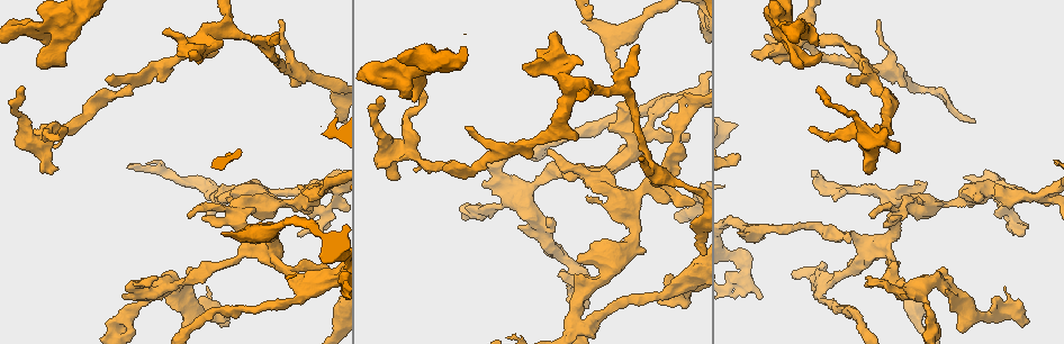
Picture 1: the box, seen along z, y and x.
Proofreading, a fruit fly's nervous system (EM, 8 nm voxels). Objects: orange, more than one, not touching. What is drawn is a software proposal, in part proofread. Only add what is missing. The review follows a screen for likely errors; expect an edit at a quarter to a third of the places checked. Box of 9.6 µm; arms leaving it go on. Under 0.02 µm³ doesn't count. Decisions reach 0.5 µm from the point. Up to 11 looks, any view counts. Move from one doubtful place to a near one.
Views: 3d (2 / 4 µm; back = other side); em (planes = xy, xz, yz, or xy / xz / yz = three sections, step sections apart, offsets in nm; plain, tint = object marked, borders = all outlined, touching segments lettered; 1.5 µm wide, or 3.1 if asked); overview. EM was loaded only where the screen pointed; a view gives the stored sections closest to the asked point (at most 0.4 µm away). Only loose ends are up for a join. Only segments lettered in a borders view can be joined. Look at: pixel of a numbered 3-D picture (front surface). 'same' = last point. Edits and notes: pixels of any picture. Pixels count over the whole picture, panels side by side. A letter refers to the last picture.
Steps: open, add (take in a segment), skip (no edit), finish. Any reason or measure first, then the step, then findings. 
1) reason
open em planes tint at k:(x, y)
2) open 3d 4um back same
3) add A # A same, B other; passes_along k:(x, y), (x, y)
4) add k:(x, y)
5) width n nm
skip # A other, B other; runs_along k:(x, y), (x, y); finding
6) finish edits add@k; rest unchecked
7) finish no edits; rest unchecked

open 3d 2um at 1:(694, 201)

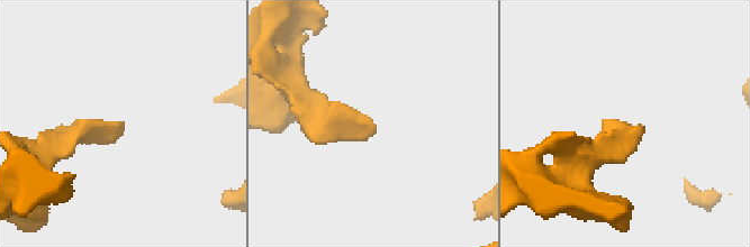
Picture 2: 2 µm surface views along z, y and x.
open em planes borders at 2:(374, 126)

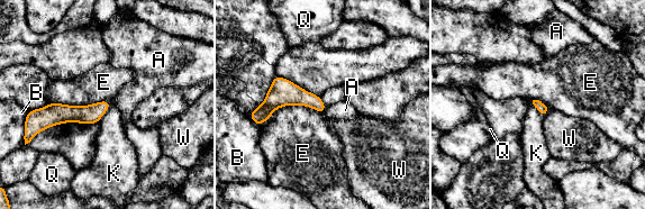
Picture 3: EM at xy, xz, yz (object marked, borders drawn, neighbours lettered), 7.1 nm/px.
skip # A other, B other, E other, K other, Q other, W other; border 3:(111, 103), (97, 123); none of them fits

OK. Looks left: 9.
free end
open 3d 4um at 1:(866, 173)

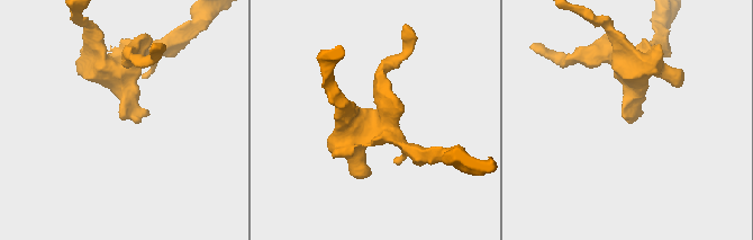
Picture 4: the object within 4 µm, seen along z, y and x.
open em xz step 4 borders at 4:(138, 121)

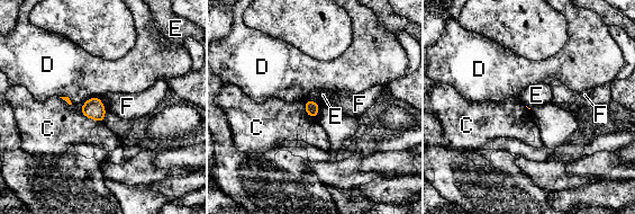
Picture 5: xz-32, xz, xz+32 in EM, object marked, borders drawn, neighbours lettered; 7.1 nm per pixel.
open em planes borders same

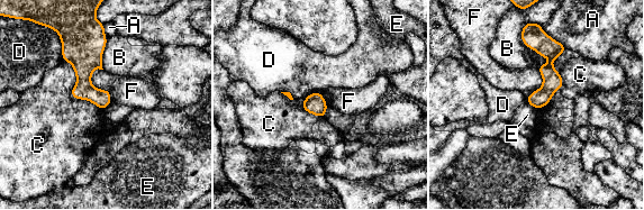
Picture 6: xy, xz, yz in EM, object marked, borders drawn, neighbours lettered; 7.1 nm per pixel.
longest_contact C 480 nm
skip # A other, B other, C other, D other, E other, F other; no lettered segment goes on from it

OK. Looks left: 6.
thick end
open 3d 2um at 1:(818, 43)

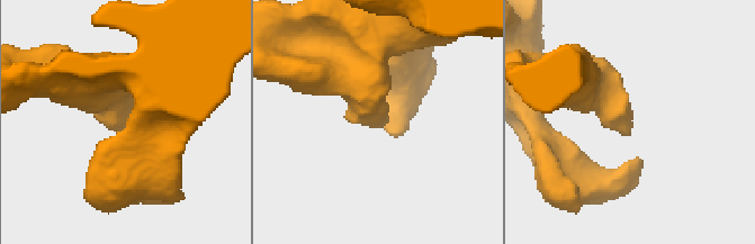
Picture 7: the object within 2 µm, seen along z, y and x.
open em yz step 8 borders at 7:(630, 124)

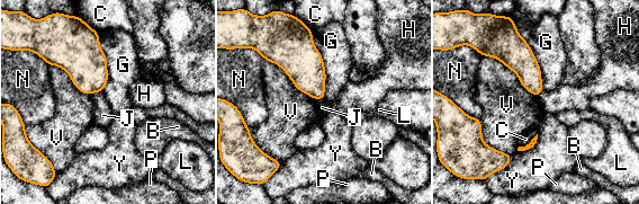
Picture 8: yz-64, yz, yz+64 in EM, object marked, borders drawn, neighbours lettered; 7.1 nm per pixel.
open em xy step 4 borders same

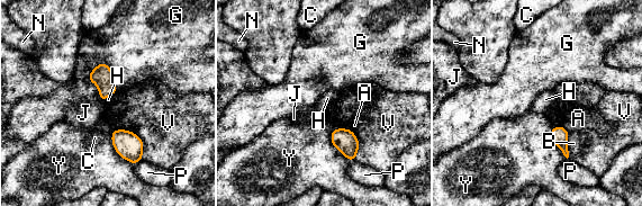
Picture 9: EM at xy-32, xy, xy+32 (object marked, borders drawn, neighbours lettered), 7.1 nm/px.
skip # A other, B other, C other, G other, H other, J other, N other, P other, V other, Y other; border 9:(104, 61), (88, 77), (99, 100); none of them fits

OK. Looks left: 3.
open 3d 4um at 1:(574, 275)

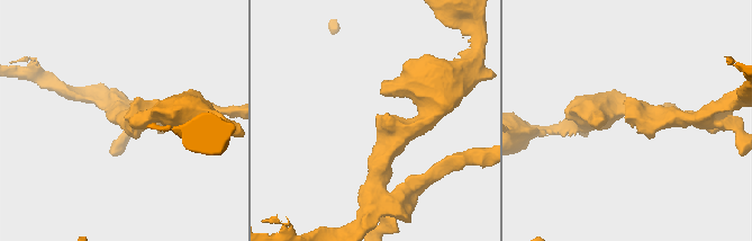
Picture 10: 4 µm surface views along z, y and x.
open em xy step 4 borders at 10:(125, 116)

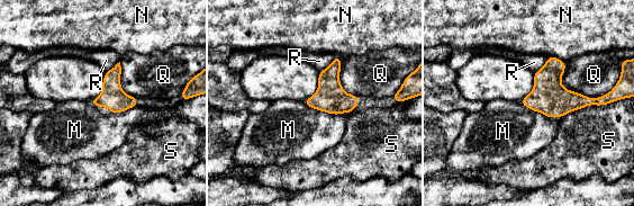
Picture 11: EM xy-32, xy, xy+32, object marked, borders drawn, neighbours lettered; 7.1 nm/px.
skip # M other, N other, Q other, R other, S other; border 11:(302, 101), (332, 114), (353, 112); no lettered segment goes on from it

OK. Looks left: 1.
finish no edits; rest unchecked

